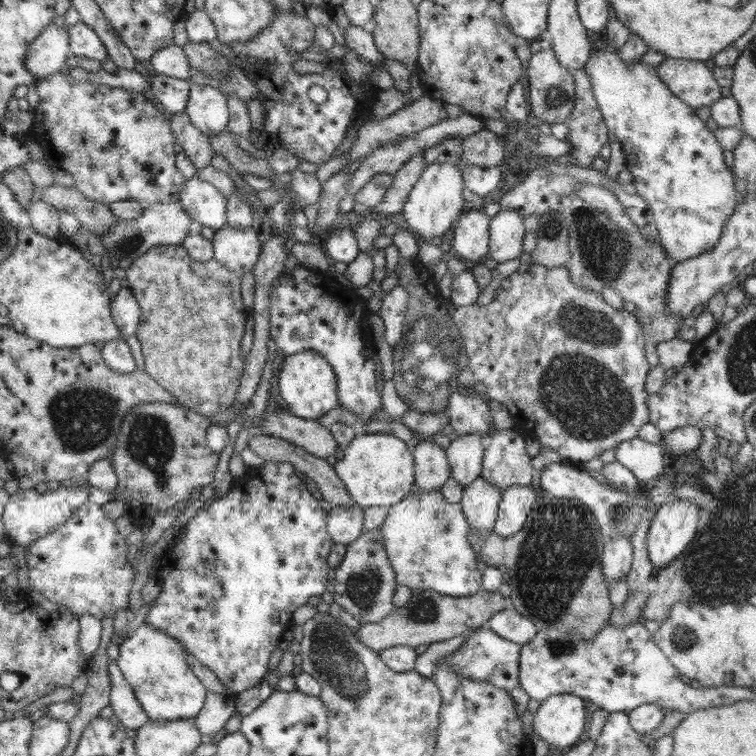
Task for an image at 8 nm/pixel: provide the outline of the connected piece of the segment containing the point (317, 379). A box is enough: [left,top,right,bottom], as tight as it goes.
[278,350,340,419]

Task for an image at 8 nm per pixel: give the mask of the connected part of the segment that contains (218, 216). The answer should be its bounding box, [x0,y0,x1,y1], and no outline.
[179,177,227,231]

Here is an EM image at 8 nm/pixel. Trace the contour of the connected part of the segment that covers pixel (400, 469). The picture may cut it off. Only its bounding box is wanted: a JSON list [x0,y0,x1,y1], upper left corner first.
[333,433,414,508]

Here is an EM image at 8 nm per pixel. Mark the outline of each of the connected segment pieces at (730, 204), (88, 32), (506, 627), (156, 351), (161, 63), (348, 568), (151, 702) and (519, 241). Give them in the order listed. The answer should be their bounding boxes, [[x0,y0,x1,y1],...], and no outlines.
[[584,43,738,265],[67,21,108,63],[487,608,537,645],[125,244,250,417],[150,44,192,81],[330,526,397,623],[115,623,208,720],[487,209,525,263]]

